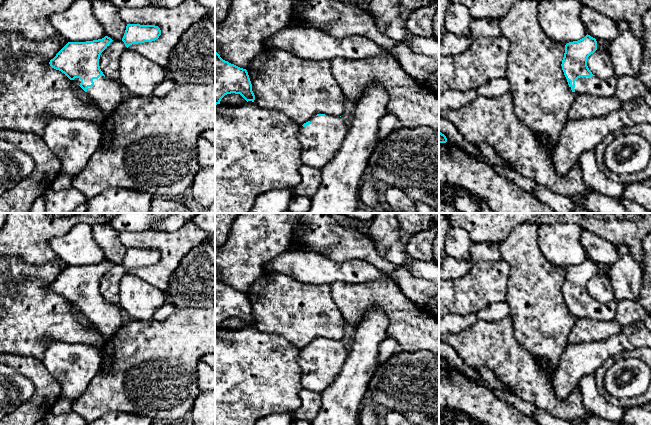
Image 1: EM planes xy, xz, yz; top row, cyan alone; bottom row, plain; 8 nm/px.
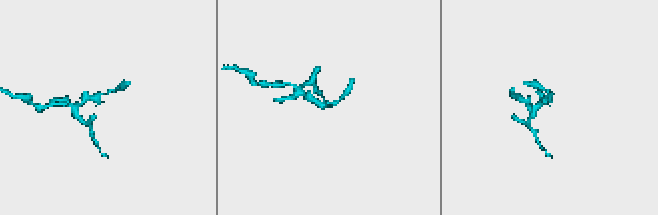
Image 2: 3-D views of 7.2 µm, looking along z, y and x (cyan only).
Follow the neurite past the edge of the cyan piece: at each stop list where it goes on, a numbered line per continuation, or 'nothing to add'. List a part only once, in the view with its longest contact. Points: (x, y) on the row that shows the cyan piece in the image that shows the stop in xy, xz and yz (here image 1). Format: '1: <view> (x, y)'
1: yz (625, 51)

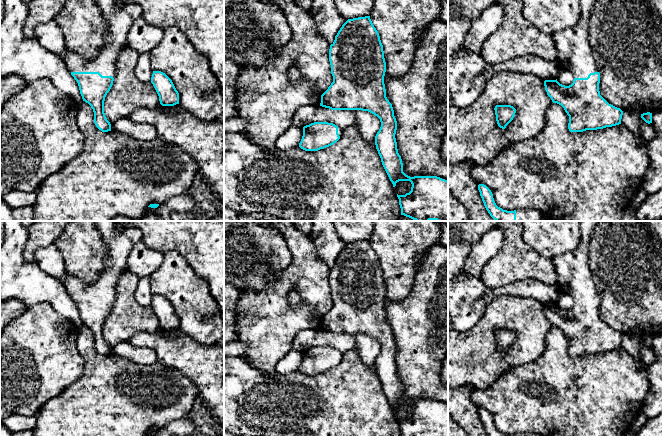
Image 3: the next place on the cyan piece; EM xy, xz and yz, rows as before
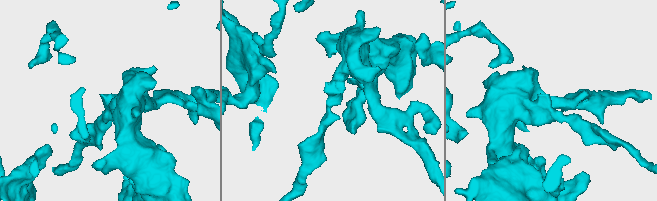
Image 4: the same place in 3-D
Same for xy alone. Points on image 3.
1: xy (119, 17)

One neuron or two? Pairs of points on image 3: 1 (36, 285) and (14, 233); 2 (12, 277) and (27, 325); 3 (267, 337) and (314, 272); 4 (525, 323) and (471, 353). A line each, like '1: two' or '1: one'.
1: one
2: two
3: one
4: one

